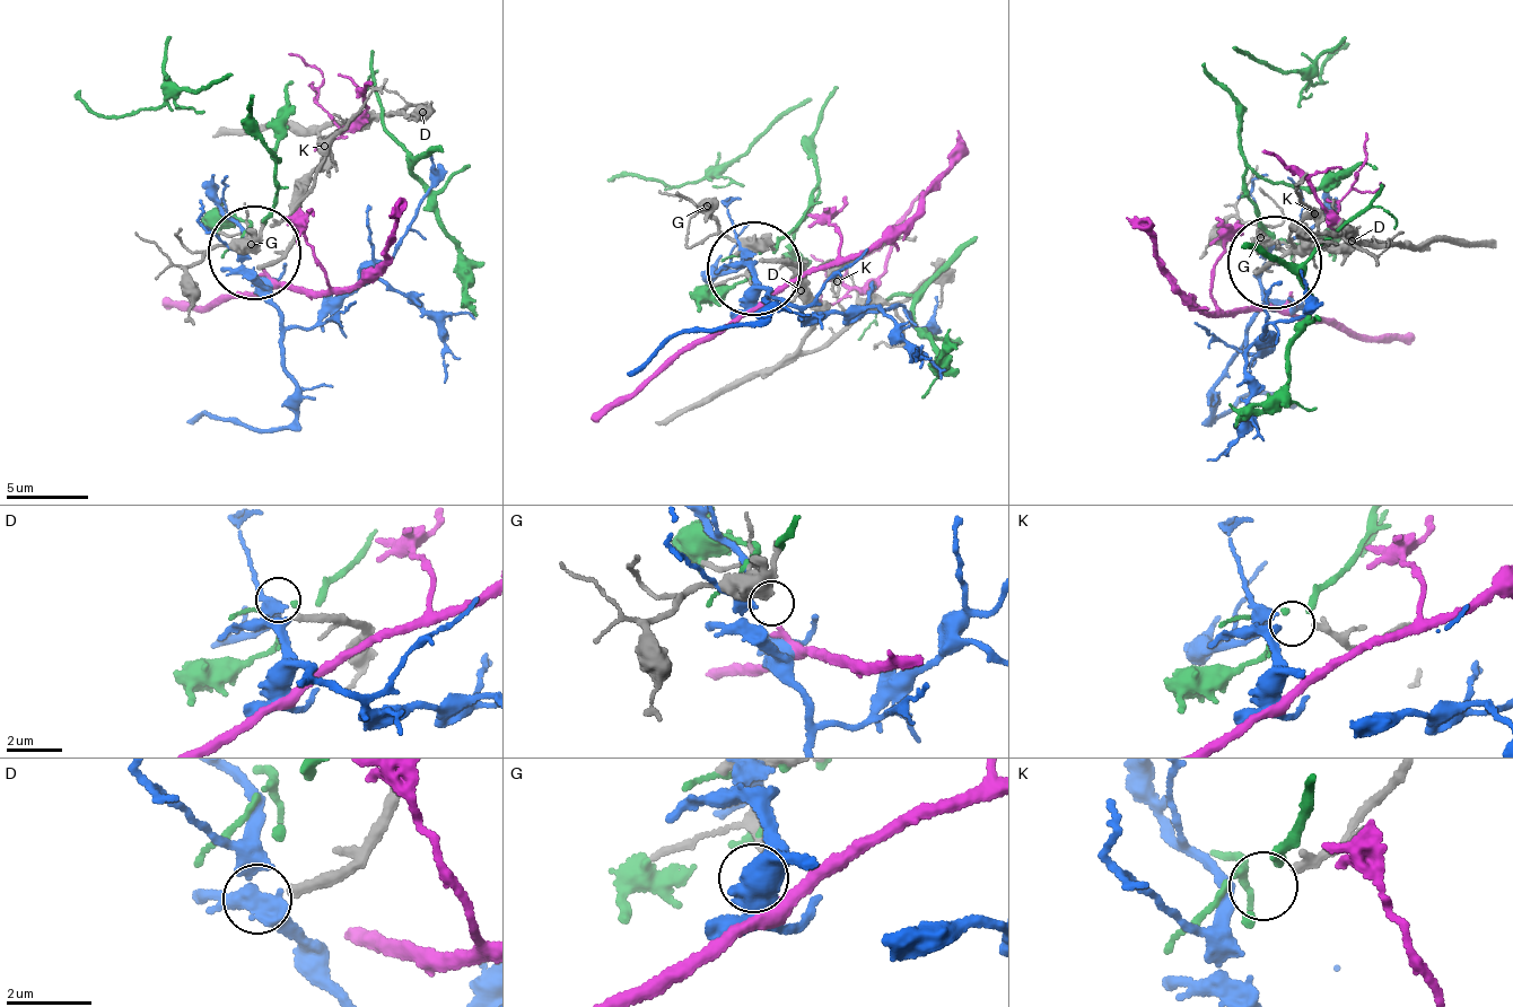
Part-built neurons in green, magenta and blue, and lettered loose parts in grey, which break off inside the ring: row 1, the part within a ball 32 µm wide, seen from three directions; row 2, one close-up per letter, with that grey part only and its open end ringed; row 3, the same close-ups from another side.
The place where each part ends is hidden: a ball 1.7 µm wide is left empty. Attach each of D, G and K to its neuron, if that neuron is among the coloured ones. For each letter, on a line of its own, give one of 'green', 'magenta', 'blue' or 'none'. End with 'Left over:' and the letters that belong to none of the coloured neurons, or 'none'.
D: none
G: magenta
K: blue
Left over: D

